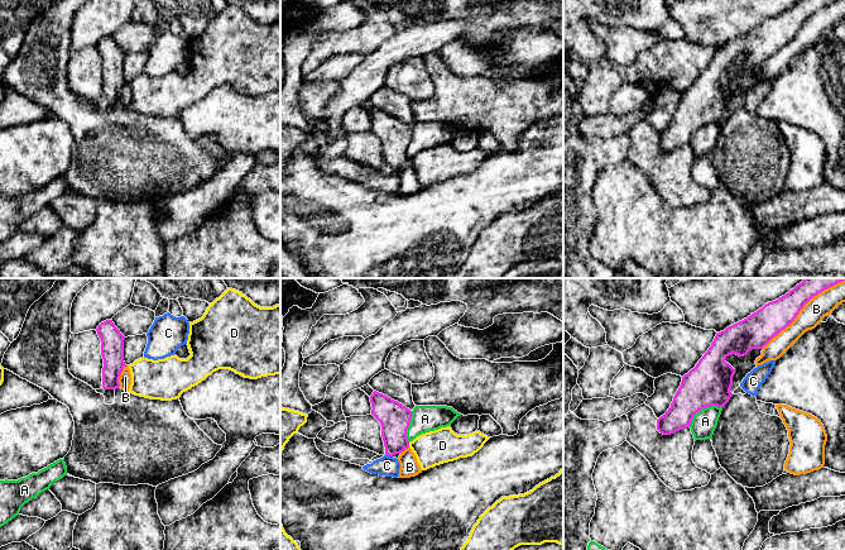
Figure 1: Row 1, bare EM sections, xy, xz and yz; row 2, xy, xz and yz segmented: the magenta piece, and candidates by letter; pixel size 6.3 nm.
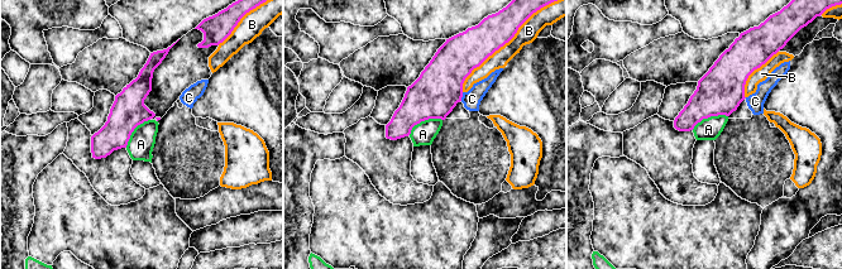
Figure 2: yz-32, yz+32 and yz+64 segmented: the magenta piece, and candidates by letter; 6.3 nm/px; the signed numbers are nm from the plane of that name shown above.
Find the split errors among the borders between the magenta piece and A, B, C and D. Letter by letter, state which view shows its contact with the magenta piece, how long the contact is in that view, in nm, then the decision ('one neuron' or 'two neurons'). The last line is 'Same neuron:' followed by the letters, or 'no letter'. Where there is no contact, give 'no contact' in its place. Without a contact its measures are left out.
A: contact in yz; length 260 nm; two neurons
B: contact in yz; length 650 nm; two neurons
C: contact in xz; length 50 nm; two neurons
D: contact in xz; length 30 nm; two neurons
Same neuron: no letter

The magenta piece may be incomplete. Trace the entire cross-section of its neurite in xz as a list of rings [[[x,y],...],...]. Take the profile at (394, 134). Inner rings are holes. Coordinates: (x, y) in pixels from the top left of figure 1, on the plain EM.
[[[376,107],[370,113],[371,131],[381,142],[381,154],[385,163],[385,172],[393,173],[409,164],[407,147],[412,137],[412,128]]]

